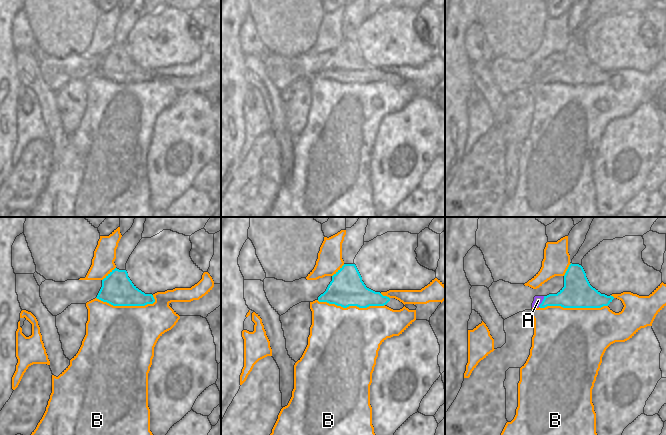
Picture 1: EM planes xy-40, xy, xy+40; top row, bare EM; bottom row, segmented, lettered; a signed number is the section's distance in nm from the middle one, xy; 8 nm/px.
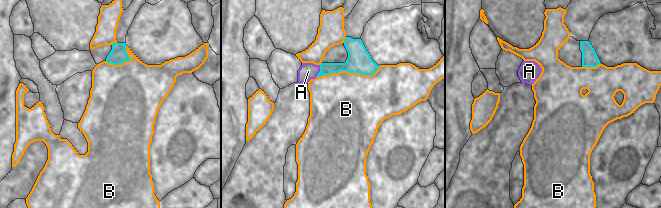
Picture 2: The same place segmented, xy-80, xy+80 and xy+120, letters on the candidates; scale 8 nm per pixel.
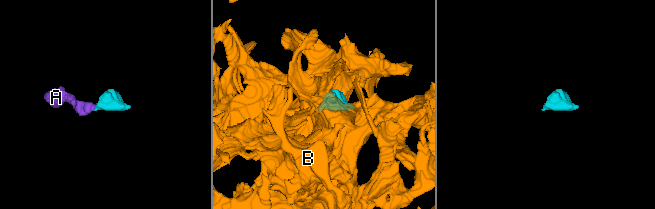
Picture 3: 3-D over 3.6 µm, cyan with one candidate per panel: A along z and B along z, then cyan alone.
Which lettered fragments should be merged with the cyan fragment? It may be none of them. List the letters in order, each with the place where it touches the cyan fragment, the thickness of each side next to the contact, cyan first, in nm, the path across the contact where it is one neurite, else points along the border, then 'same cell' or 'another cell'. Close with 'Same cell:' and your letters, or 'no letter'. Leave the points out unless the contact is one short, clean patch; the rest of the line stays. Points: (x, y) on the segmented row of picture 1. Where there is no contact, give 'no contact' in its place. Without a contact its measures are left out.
A: meets cyan in xy+40 at (542, 301); 200 nm thick on the cyan side, 70 nm on the other; runs through xy+40 (572, 295), (567, 298), (542, 301), (538, 300); same cell
B: meets cyan in xy+40 at (573, 307); 240 nm thick on the cyan side, 500 nm on the other; another cell
Same cell: A

